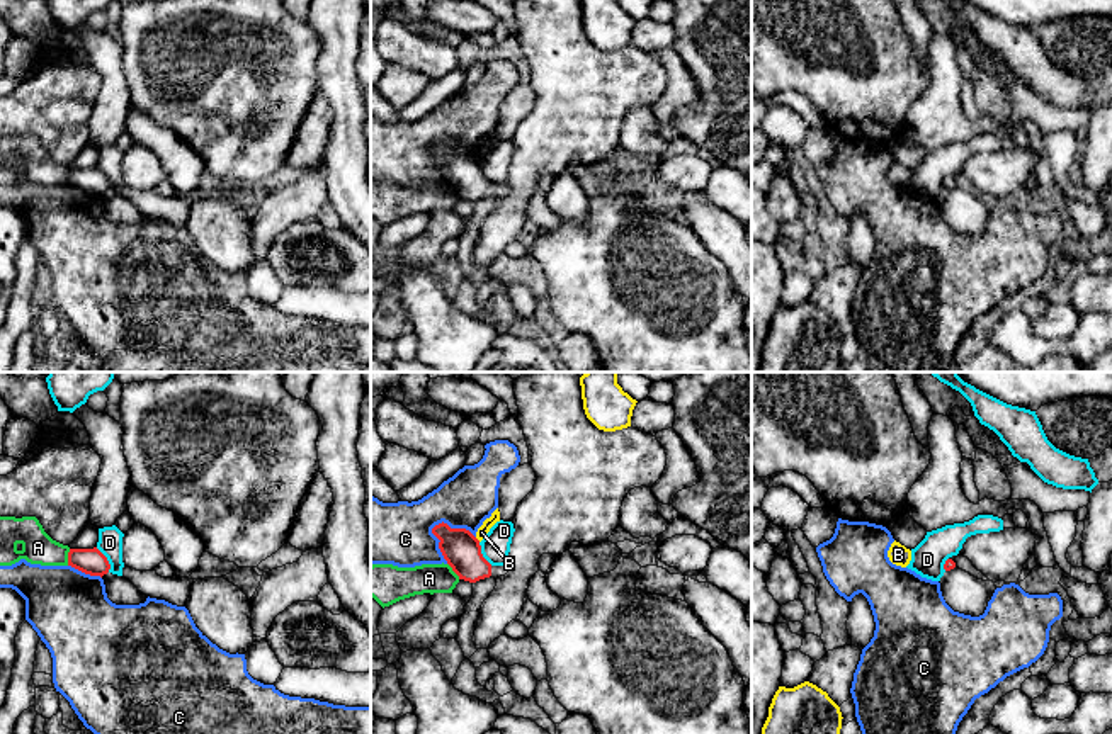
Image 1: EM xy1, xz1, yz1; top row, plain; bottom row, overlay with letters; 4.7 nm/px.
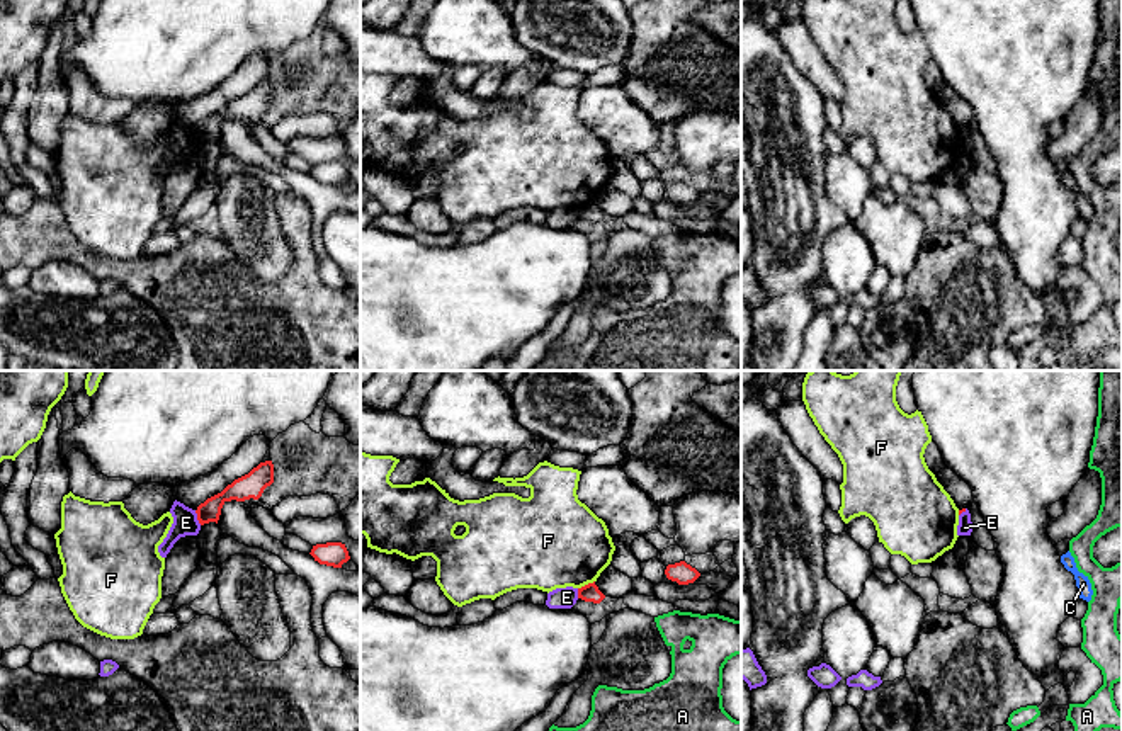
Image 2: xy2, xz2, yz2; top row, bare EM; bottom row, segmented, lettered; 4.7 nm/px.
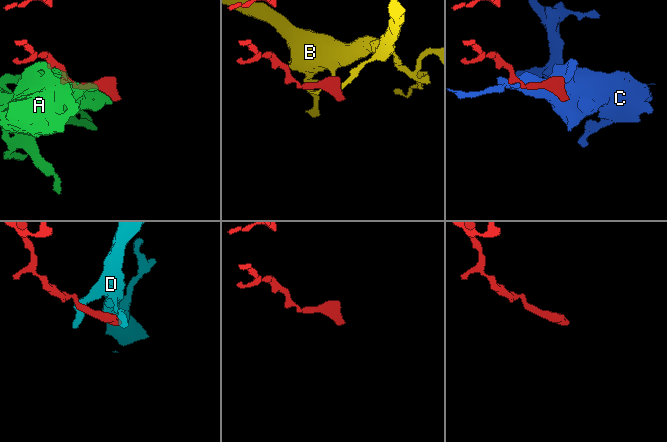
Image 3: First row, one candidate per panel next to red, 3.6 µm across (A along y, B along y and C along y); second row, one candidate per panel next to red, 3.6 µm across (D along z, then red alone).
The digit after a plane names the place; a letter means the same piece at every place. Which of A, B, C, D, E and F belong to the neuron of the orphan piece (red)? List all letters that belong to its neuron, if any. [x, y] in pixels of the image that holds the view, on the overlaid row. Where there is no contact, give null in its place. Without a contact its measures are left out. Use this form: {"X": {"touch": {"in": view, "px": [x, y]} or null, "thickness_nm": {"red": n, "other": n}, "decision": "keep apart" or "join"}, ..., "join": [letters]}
{"A": {"touch": {"in": "xy1", "px": [68, 558]}, "thickness_nm": {"red": 130, "other": 160}, "decision": "keep apart"}, "B": {"touch": {"in": "xz1", "px": [476, 539]}, "thickness_nm": {"red": 180, "other": 50}, "decision": "keep apart"}, "C": {"touch": {"in": "xz1", "px": [453, 529]}, "thickness_nm": {"red": 180, "other": 300}, "decision": "keep apart"}, "D": {"touch": {"in": "xy1", "px": [106, 559]}, "thickness_nm": {"red": 130, "other": 110}, "decision": "keep apart"}, "E": {"touch": {"in": "xy2", "px": [198, 517]}, "thickness_nm": {"red": 110, "other": 120}, "decision": "keep apart"}, "F": {"touch": {"in": "xz2", "px": [585, 585]}, "thickness_nm": {"red": 90, "other": 440}, "decision": "keep apart"}, "join": []}

